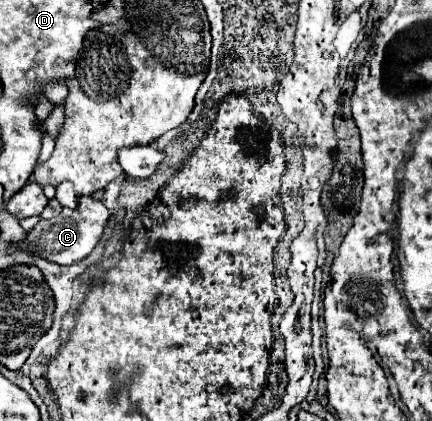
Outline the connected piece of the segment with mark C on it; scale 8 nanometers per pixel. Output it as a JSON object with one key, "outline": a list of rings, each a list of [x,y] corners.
{"outline":[[[80,196],[76,210],[62,208],[62,212],[56,218],[40,220],[34,226],[34,230],[28,232],[26,248],[30,252],[36,252],[38,256],[44,256],[46,260],[52,260],[62,266],[70,266],[74,262],[84,260],[96,248],[108,220],[110,220],[110,210],[102,202],[92,200],[90,196]]]}

